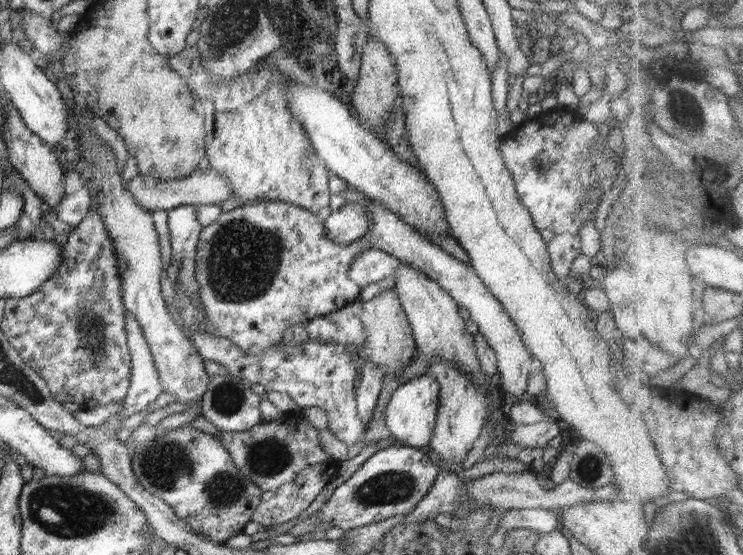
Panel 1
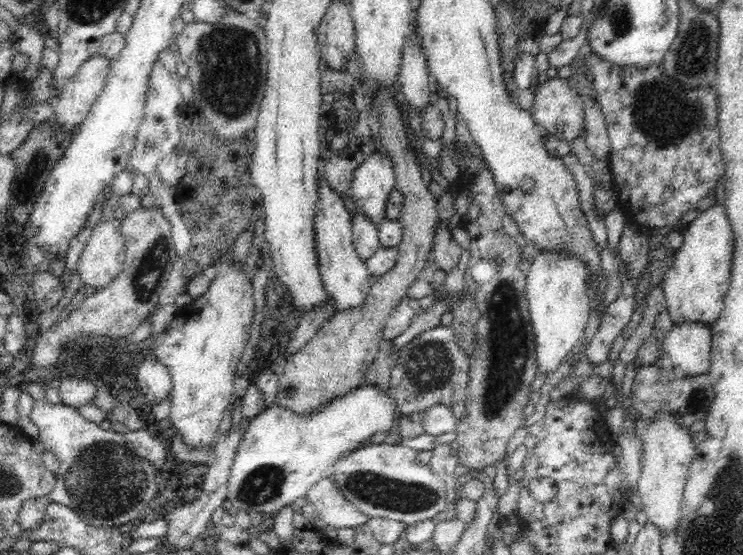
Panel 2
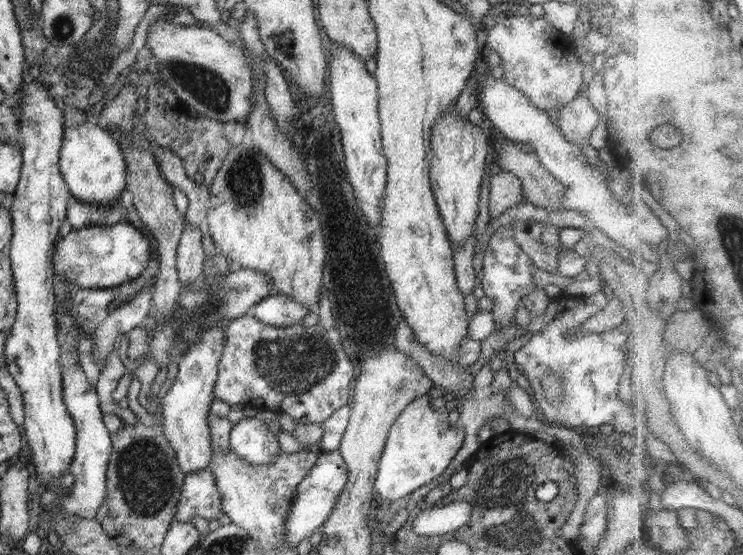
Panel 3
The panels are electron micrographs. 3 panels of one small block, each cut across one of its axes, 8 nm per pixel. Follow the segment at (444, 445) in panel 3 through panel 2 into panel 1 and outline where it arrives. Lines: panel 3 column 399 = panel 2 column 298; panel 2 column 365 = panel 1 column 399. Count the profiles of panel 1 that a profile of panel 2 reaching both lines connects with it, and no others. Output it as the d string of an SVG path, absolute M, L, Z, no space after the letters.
M430 372L402 383L393 393L386 407L386 426L396 443L423 449L427 447L436 424L440 384Z

